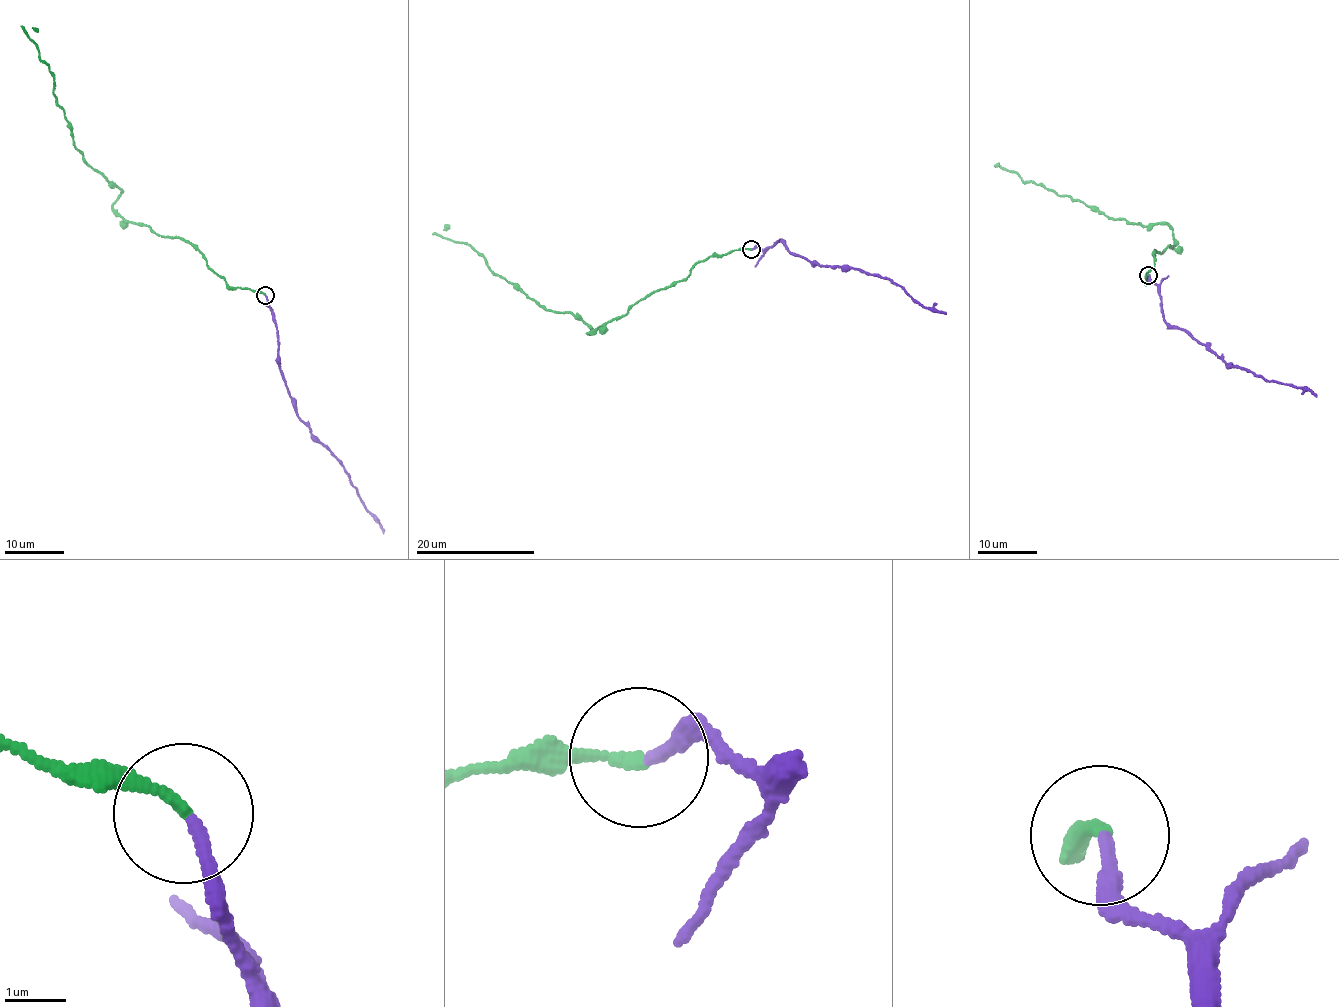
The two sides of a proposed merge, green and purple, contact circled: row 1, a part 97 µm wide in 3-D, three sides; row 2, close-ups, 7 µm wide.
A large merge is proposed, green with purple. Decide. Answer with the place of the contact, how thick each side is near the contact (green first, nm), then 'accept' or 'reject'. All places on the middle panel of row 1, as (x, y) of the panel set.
at (751, 249); 180 nm thick on the green side, 200 nm on the other; accept

